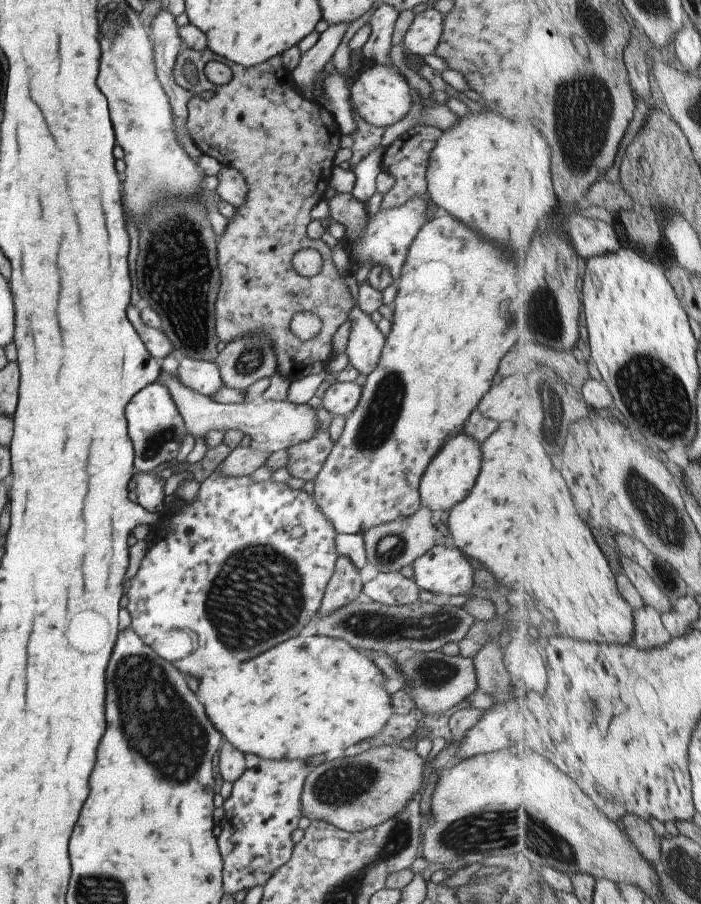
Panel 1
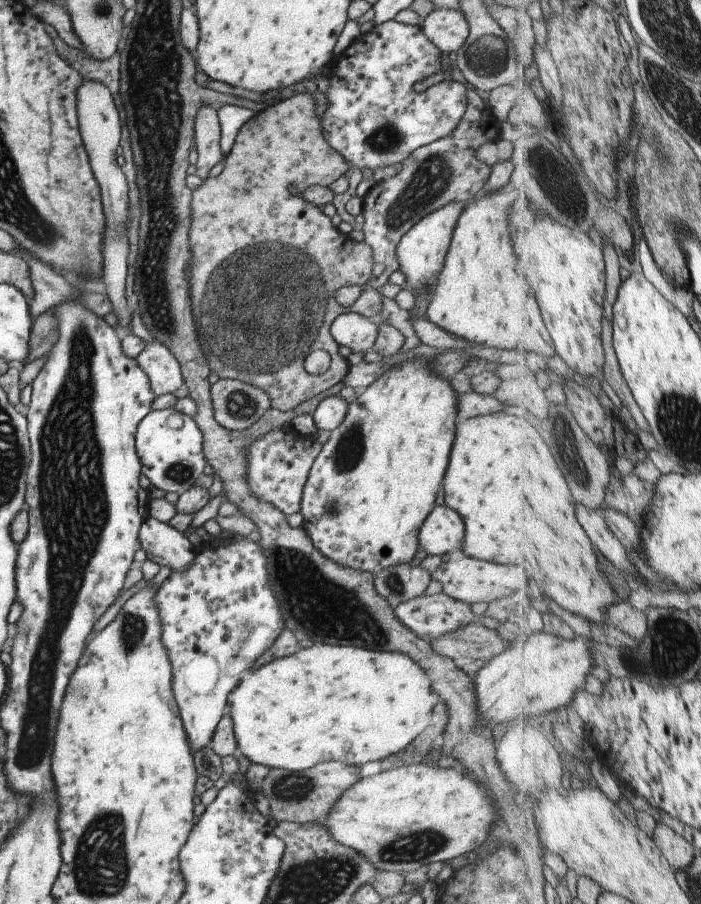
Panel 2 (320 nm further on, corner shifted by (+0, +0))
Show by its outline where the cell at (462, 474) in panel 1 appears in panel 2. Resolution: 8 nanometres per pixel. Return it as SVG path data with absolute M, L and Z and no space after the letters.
M433 506L418 530L418 545L425 554L439 558L442 554L461 554L461 540L461 518L445 506Z

